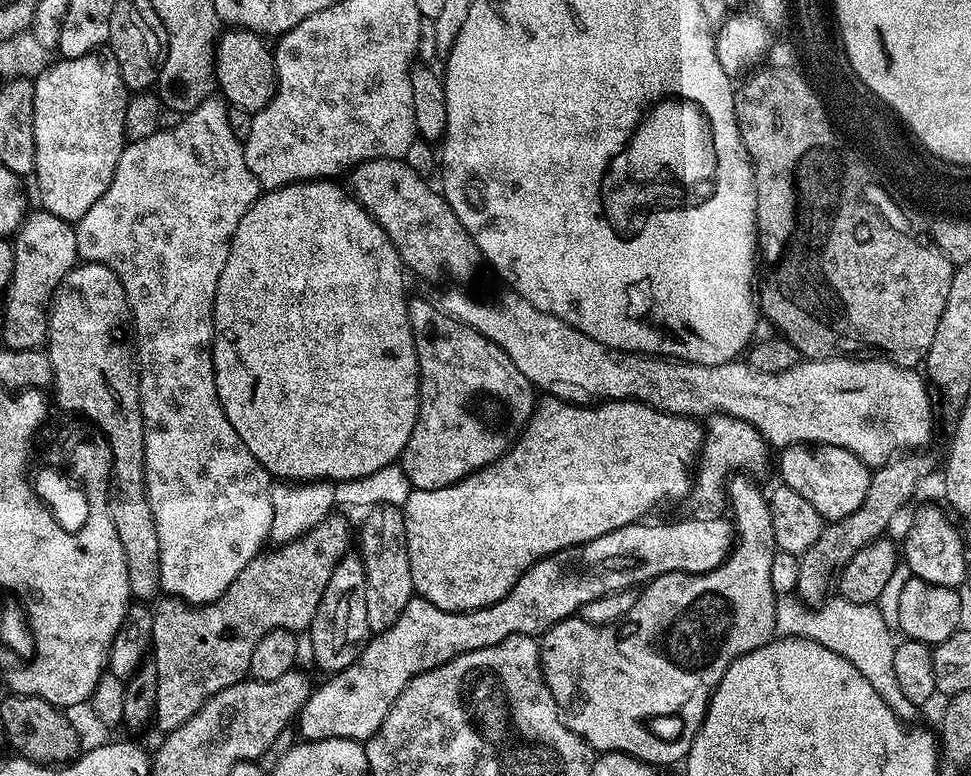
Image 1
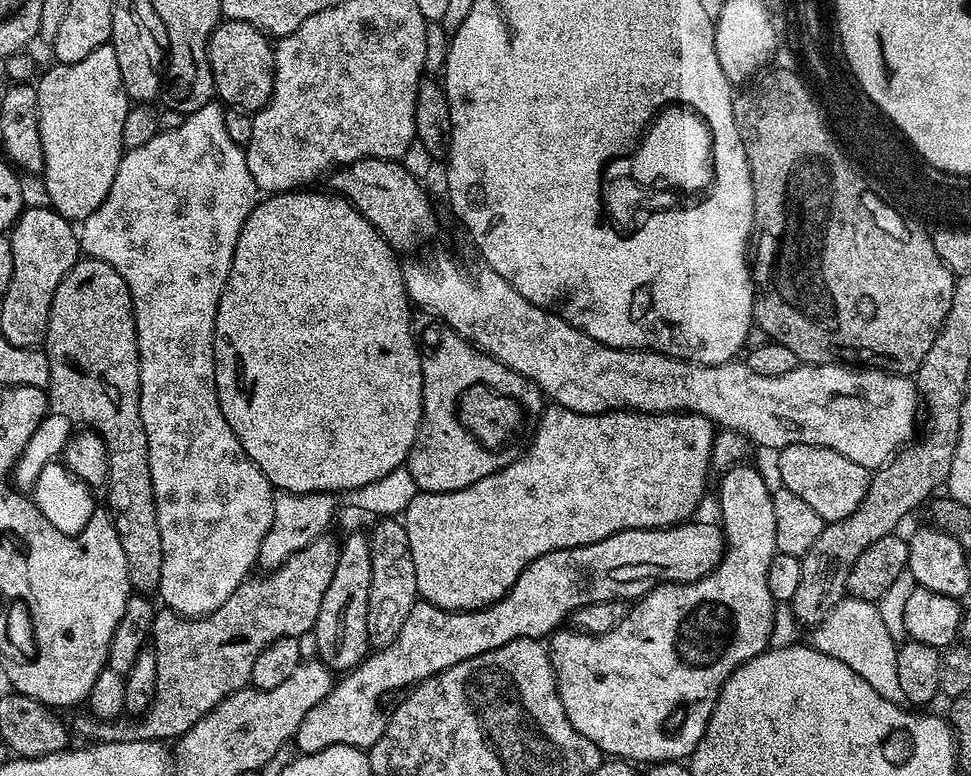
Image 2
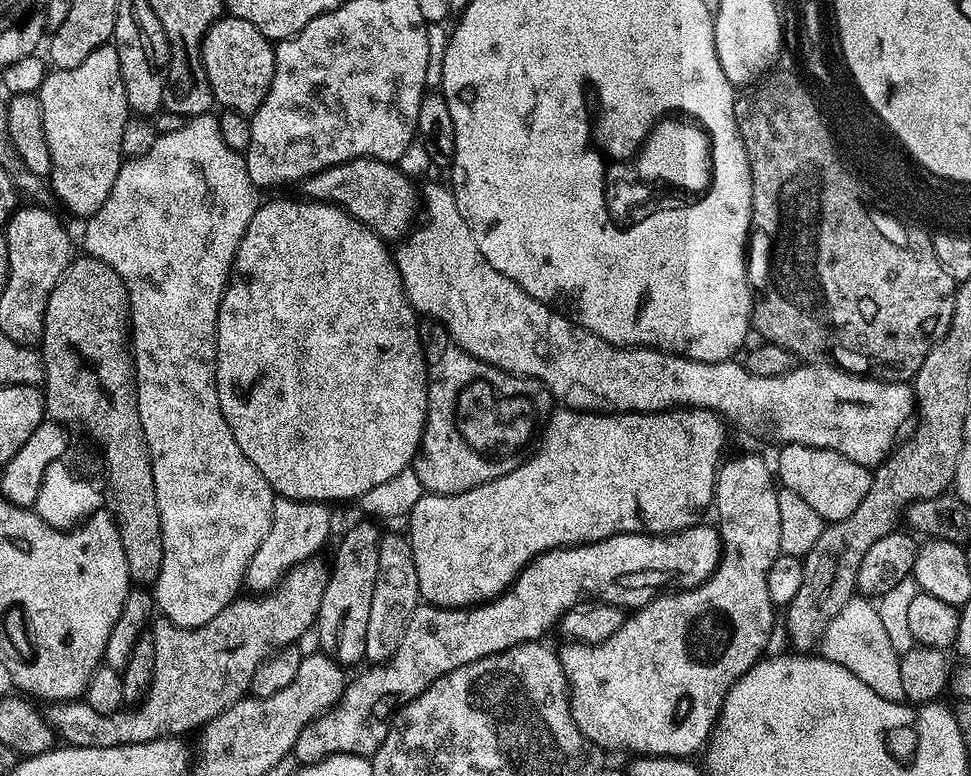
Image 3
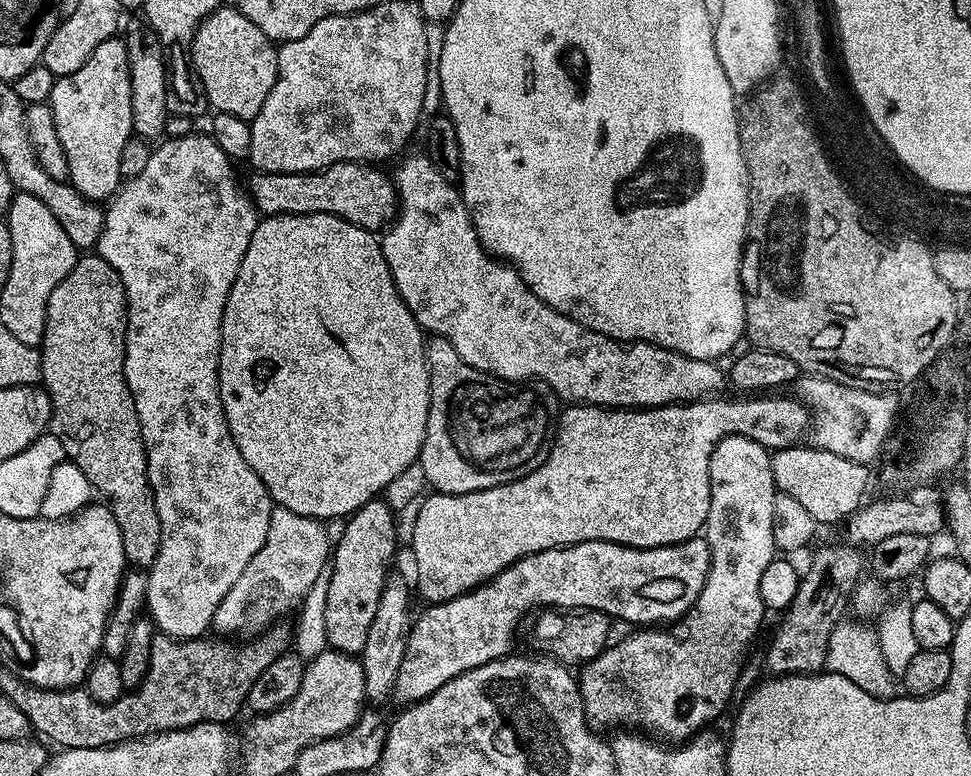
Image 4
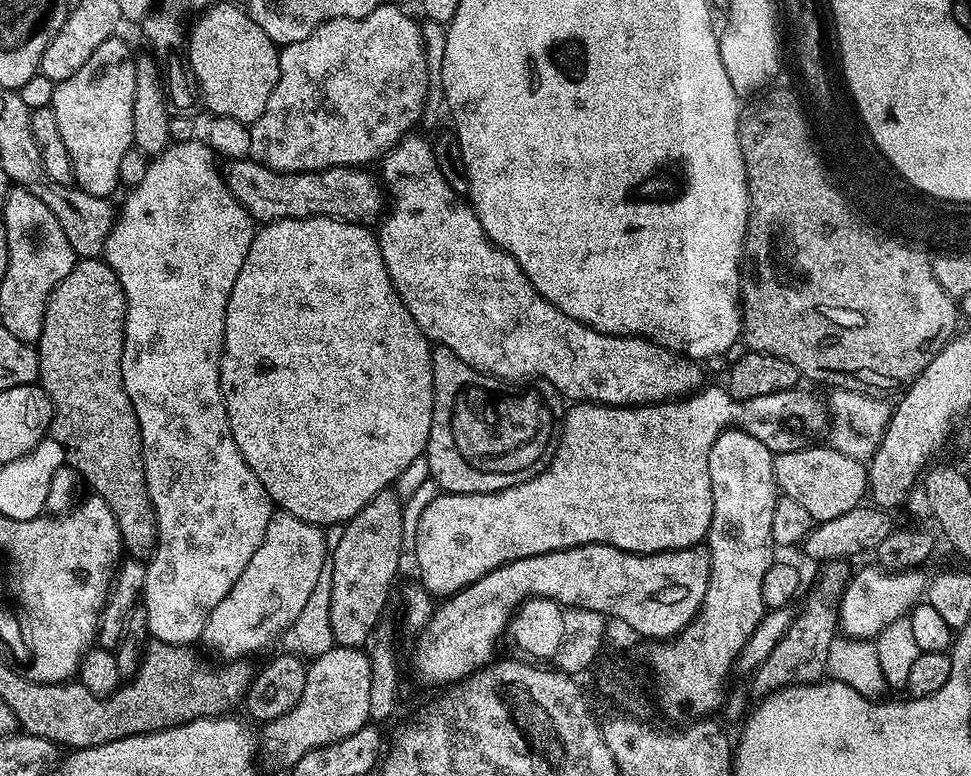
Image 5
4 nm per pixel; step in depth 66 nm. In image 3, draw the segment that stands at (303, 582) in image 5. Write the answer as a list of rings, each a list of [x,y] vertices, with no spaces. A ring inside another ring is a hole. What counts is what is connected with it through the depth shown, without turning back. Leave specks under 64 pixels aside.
[[[283,498],[273,499],[272,502],[272,521],[270,522],[270,530],[266,534],[266,538],[262,538],[262,546],[254,554],[254,558],[250,558],[248,569],[244,575],[243,587],[249,588],[252,594],[268,594],[276,588],[285,576],[292,569],[299,567],[301,564],[310,561],[317,555],[316,551],[330,540],[330,508],[324,502],[311,502],[308,500],[286,500]]]

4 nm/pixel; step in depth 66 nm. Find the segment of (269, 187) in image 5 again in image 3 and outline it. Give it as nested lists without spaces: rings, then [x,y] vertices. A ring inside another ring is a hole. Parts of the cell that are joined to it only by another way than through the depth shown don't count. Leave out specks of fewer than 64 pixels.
[[[363,156],[347,160],[345,164],[330,166],[302,181],[303,194],[309,201],[332,204],[349,212],[385,242],[396,242],[409,231],[412,215],[418,212],[418,188],[408,181],[404,172],[399,172],[395,163],[387,160],[371,160]]]

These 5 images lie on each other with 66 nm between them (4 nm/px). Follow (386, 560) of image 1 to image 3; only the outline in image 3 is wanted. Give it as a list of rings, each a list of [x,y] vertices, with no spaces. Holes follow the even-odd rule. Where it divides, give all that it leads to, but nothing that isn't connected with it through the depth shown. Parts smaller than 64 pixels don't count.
[[[383,535],[378,556],[378,578],[374,582],[374,598],[370,598],[370,618],[366,625],[364,660],[372,666],[383,666],[398,650],[398,642],[406,634],[406,626],[422,601],[418,586],[418,570],[414,570],[412,547],[403,535]]]

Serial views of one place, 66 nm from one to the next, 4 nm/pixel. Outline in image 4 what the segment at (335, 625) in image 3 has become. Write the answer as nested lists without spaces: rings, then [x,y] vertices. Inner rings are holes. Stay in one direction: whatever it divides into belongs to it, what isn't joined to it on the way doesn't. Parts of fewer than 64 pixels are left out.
[[[384,498],[366,502],[347,517],[346,530],[338,546],[330,552],[333,573],[327,591],[325,614],[329,649],[349,654],[363,653],[366,634],[370,634],[370,622],[374,622],[374,613],[378,610],[378,598],[382,598],[382,586],[398,551],[396,518],[397,513]]]

